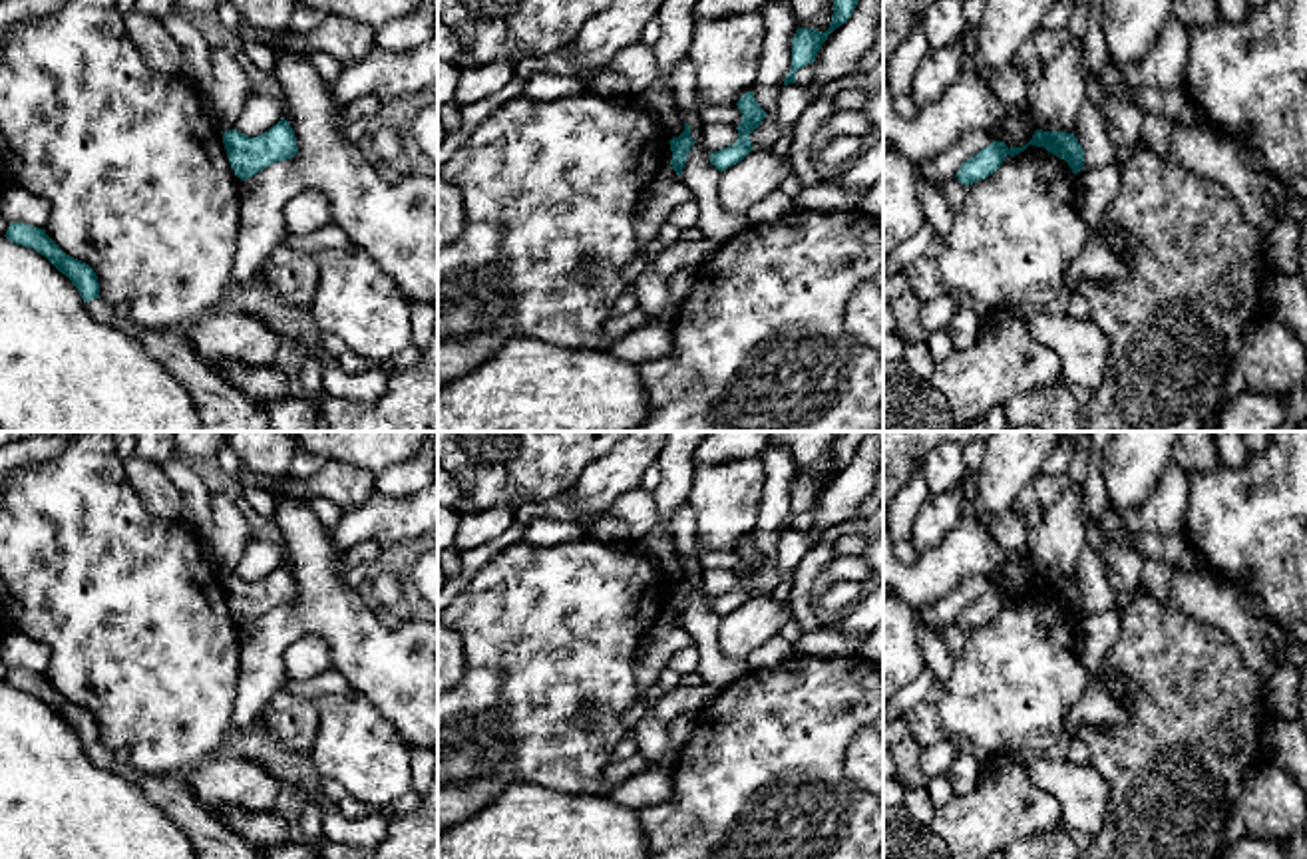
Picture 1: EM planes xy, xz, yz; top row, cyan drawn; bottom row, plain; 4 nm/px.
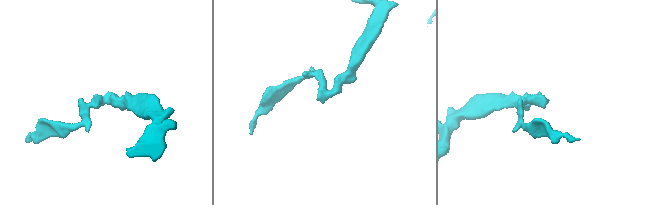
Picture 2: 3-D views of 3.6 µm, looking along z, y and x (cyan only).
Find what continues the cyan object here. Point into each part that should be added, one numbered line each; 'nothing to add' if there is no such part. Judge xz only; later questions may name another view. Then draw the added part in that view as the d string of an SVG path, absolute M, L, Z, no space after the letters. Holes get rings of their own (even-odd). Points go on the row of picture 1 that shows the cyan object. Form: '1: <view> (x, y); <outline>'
nothing to add

